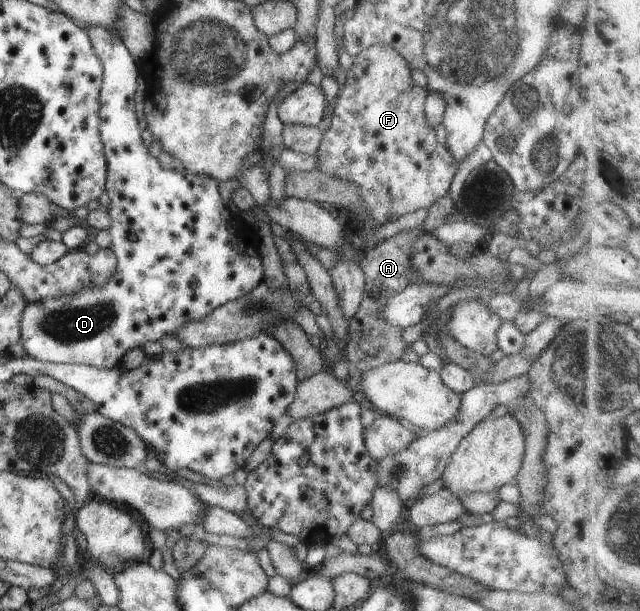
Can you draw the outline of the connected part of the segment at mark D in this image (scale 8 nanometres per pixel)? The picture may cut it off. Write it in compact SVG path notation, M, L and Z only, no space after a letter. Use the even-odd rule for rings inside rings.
M92 25L91 27L84 28L84 30L87 32L94 54L98 57L98 60L103 66L103 77L98 95L98 130L106 163L105 192L110 200L109 208L106 211L110 219L110 226L107 228L111 240L109 249L114 253L116 266L114 267L113 274L109 276L109 279L103 285L96 285L93 289L84 289L80 292L75 292L73 295L44 297L43 299L26 303L20 315L18 340L20 344L22 344L25 353L29 357L38 359L39 361L90 365L96 368L112 368L116 366L116 363L120 362L120 358L126 350L130 350L130 348L134 348L135 346L140 346L140 344L143 346L144 342L154 342L154 340L158 340L160 336L168 335L166 332L170 332L170 330L182 326L184 322L200 320L204 314L212 312L216 306L220 306L220 304L224 304L224 302L228 302L228 300L234 300L234 298L238 298L238 296L250 292L252 288L262 282L264 277L262 276L262 262L258 250L259 235L257 231L246 226L246 224L244 224L236 214L233 214L226 205L222 205L220 196L218 195L218 181L206 175L193 175L186 170L184 173L187 174L180 174L180 172L174 172L174 170L160 168L158 163L160 164L160 160L164 161L164 158L154 158L150 156L148 149L142 145L140 141L141 131L138 129L136 116L134 116L133 100L136 78L138 78L139 72L132 55L124 46L119 35L111 33L108 29L98 25Z

